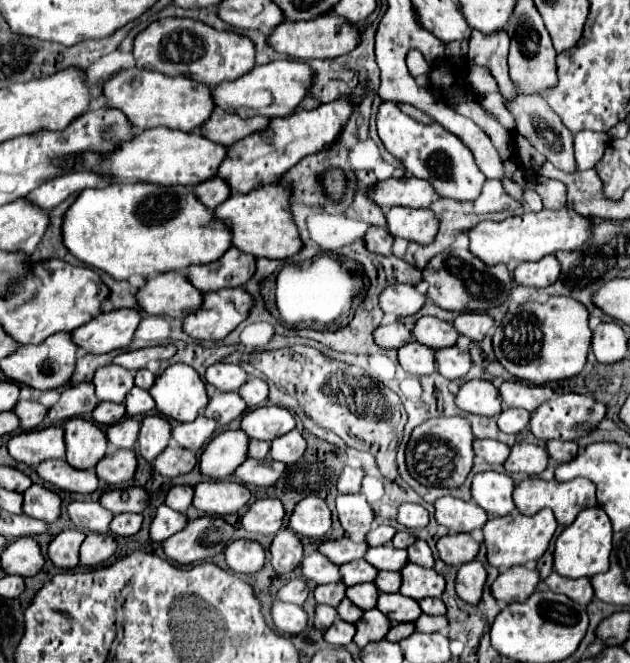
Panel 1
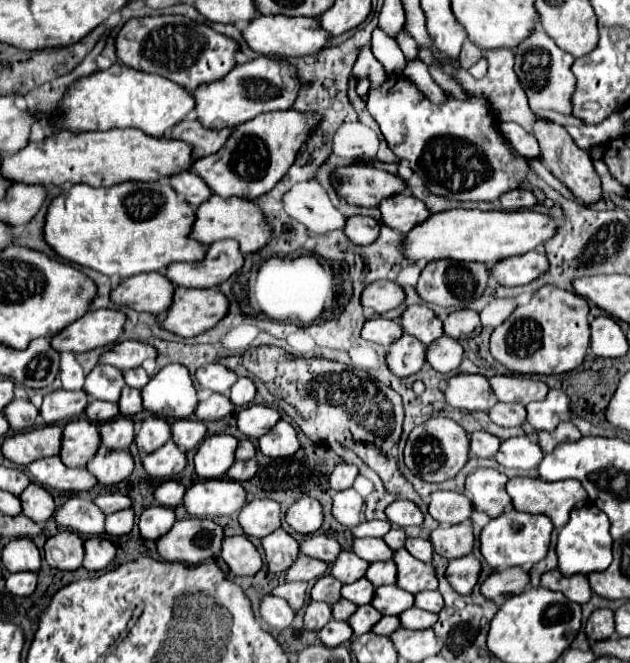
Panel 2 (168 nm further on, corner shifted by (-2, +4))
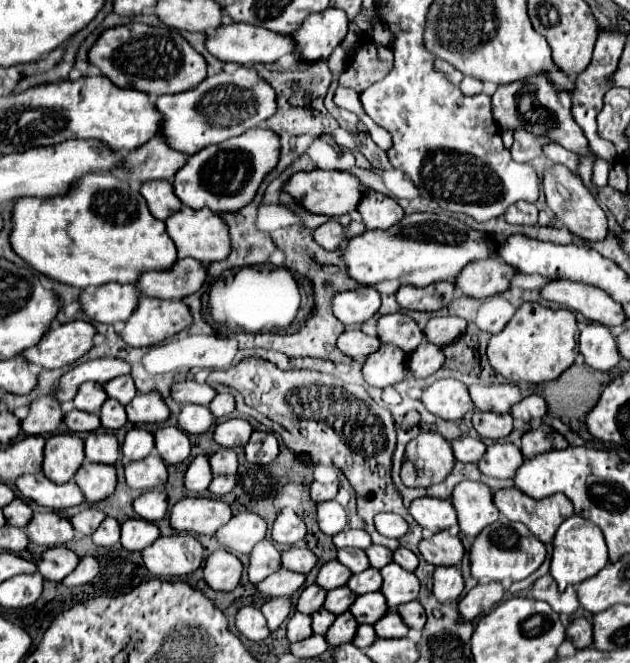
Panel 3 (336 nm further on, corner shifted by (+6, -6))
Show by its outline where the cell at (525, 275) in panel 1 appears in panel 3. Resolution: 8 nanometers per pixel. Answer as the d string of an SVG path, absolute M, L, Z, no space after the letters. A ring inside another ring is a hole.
M490 257L466 265L464 271L458 275L456 285L468 297L490 297L496 293L504 293L514 277L514 267L498 257Z

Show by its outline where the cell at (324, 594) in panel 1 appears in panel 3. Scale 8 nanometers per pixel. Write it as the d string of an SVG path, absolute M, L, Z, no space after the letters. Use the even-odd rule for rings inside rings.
M308 585L302 593L300 593L300 599L296 603L296 609L300 613L306 613L306 615L312 615L314 611L320 611L322 609L322 603L326 599L326 589L318 587L318 585Z

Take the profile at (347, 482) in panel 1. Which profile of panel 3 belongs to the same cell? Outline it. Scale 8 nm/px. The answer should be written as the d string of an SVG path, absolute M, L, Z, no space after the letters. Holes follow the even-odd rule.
M314 481L312 487L310 487L310 495L312 495L312 499L314 499L316 503L330 501L330 499L336 497L336 493L338 493L338 481L334 481L334 483L326 483L326 485Z

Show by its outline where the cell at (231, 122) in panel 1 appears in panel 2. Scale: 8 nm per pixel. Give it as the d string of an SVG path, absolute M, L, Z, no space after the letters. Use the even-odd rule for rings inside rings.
M190 113L178 125L174 125L170 133L166 133L166 137L188 143L192 147L192 159L200 159L216 153L226 143L226 137L230 131L232 129L220 129L220 131L204 129L194 119L194 113Z

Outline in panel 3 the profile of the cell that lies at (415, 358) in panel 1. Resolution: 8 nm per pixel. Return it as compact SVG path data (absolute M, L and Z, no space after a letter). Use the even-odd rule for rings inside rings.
M382 345L364 363L364 379L372 387L390 387L404 379L406 375L406 353L394 345Z

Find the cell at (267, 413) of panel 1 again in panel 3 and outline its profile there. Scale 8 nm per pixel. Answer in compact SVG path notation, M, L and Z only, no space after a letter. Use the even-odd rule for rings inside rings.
M226 419L226 421L218 423L218 427L214 431L214 439L222 447L232 449L232 447L244 447L252 433L254 433L254 429L248 421L244 421L244 419Z

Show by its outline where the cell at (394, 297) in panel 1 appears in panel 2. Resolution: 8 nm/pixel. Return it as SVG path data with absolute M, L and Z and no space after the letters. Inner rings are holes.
M374 281L364 287L360 303L374 313L386 313L404 301L404 291L394 281Z

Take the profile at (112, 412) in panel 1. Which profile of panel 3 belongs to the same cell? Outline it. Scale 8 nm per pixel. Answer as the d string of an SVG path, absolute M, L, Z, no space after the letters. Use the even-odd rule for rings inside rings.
M78 409L68 411L64 415L64 423L74 433L90 433L90 431L98 431L102 427L96 413L86 413L86 411L78 411Z

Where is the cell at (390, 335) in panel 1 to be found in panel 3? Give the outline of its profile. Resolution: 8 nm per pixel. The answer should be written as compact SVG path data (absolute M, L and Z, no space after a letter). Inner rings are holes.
M350 329L350 331L344 331L338 339L338 349L342 353L346 353L348 357L352 359L362 359L362 357L368 357L370 353L376 351L376 347L380 347L380 339L378 337L372 337L372 335L366 335L362 333L360 329Z

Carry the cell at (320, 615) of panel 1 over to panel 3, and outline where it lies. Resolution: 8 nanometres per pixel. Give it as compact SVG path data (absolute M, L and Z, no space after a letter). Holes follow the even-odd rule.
M294 613L294 617L288 621L288 639L290 643L308 639L314 631L310 631L310 617L302 615L302 613Z

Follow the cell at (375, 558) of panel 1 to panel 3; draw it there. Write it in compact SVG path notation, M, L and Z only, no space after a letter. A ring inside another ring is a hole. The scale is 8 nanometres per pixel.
M348 547L348 549L338 549L338 561L342 565L346 565L352 573L360 573L366 571L370 567L370 561L364 555L366 551L356 549L356 547Z

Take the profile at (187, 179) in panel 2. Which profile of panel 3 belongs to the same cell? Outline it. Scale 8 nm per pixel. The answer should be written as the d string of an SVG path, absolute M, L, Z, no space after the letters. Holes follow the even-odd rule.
M160 179L154 183L144 183L140 193L148 201L152 215L158 219L168 219L170 215L174 215L174 211L180 211L180 207L182 207L182 201L176 199L176 195L174 195L172 183L166 179Z

